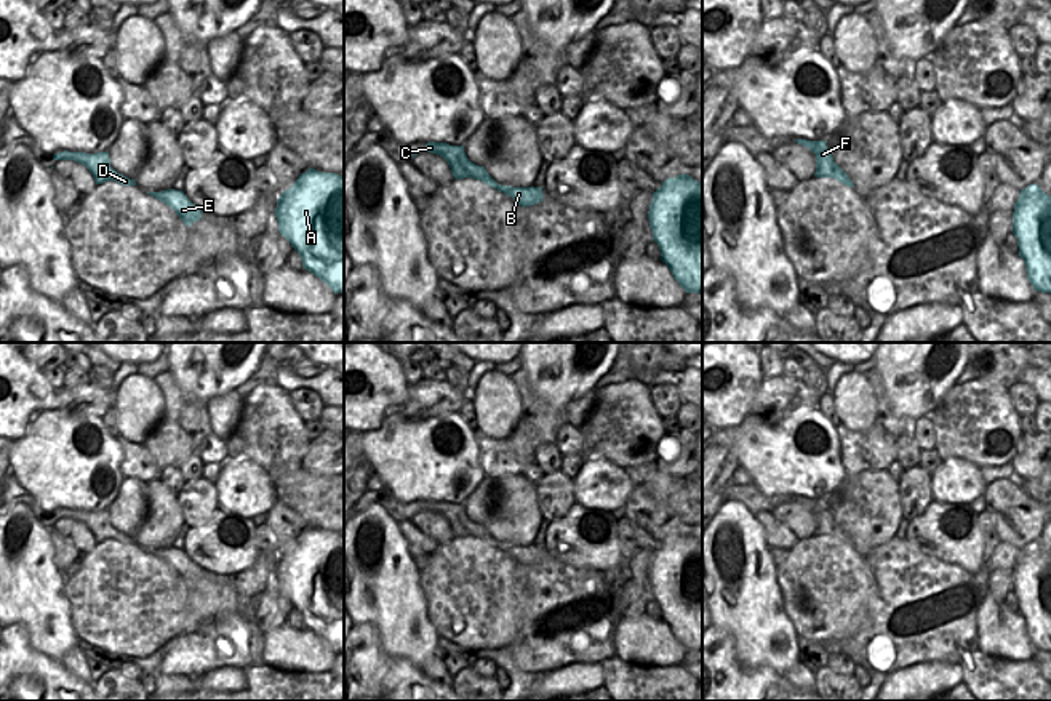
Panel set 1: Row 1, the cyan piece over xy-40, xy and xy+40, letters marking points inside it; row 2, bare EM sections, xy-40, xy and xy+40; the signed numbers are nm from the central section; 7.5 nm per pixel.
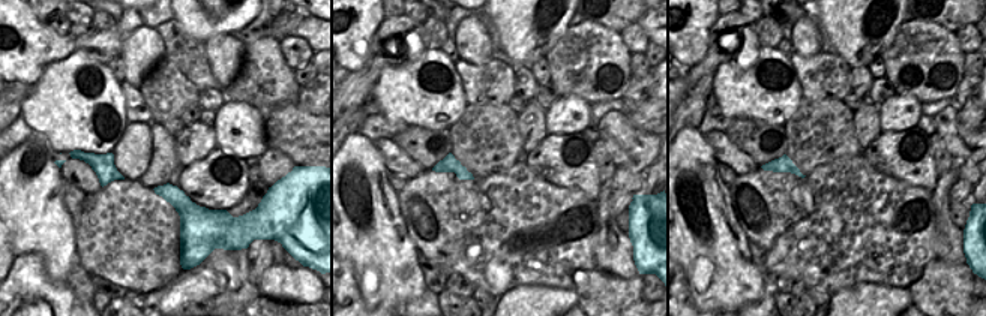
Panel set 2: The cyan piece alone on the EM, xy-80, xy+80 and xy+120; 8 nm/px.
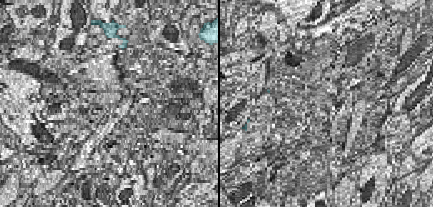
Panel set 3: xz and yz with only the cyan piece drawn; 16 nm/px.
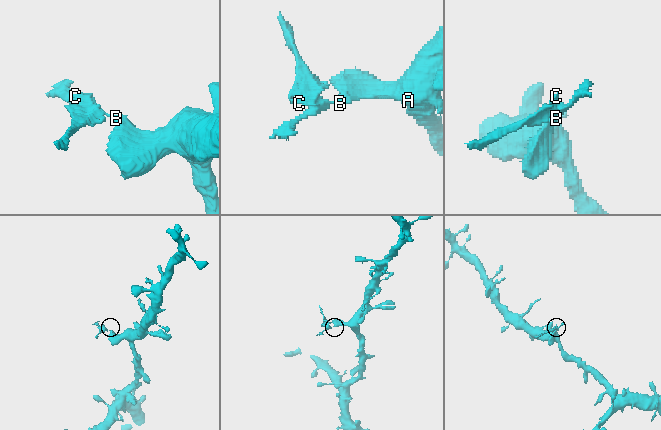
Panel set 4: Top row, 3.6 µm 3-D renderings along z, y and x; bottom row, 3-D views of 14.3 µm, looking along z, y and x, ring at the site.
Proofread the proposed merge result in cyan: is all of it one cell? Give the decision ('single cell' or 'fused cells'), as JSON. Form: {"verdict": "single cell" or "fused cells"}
{"verdict": "fused cells"}

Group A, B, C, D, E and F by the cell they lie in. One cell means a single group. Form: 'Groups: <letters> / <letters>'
Groups: A B E / C D F.

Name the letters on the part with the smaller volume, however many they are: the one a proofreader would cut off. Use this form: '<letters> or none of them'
C, D, F

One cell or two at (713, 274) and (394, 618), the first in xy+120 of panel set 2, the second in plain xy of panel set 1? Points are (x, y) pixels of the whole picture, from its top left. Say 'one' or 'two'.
one

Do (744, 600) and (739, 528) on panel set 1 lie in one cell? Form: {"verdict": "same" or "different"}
{"verdict": "same"}

